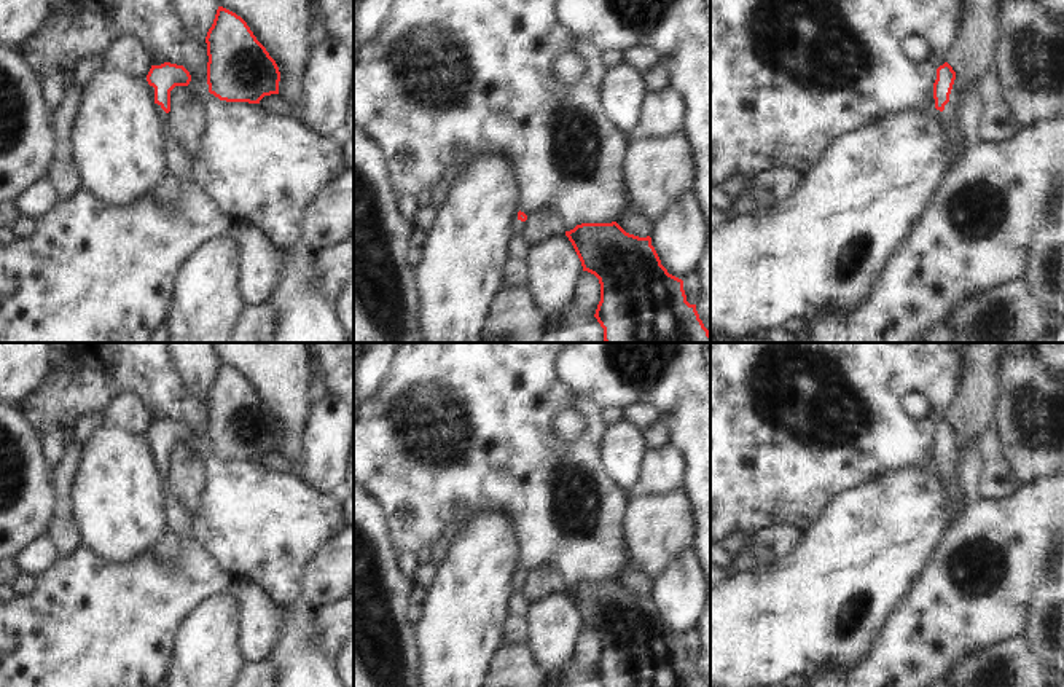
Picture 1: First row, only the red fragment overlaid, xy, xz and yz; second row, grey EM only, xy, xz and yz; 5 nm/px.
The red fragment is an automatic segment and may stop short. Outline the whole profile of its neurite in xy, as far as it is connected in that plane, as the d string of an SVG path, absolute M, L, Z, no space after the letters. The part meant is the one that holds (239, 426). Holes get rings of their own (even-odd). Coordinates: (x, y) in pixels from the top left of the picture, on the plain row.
M218 363L205 400L210 451L248 461L279 451L279 424L241 373Z

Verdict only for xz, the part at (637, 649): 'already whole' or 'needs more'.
already whole

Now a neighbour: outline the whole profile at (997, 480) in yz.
M997 426L989 427L978 448L984 457L984 469L981 473L981 489L984 493L984 499L992 501L1013 496L1019 485L1000 451Z

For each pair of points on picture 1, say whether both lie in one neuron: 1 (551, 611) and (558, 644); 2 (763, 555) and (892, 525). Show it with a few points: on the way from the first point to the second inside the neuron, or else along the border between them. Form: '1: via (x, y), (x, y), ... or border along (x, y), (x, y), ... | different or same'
1: via (551, 619), (551, 636) | same
2: border along (805, 533), (786, 555), (758, 566) | different

